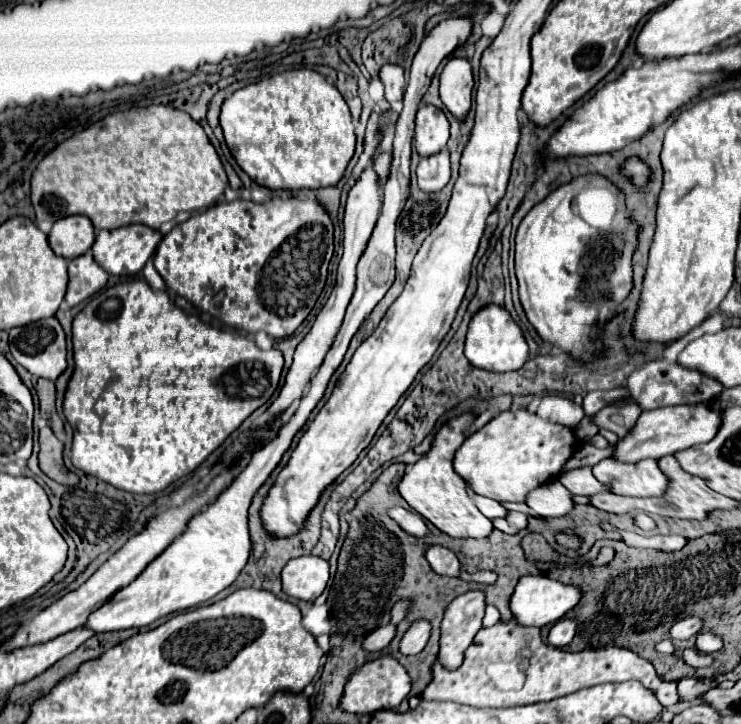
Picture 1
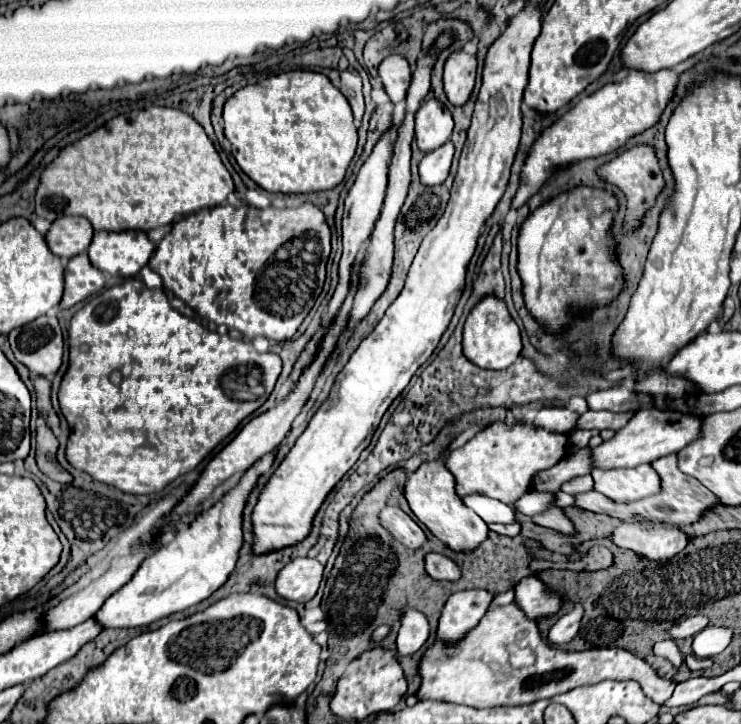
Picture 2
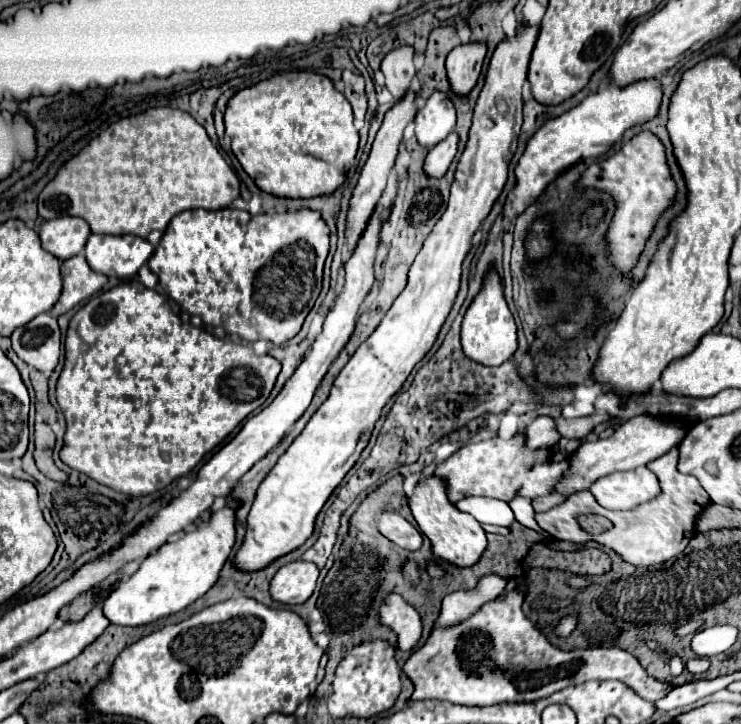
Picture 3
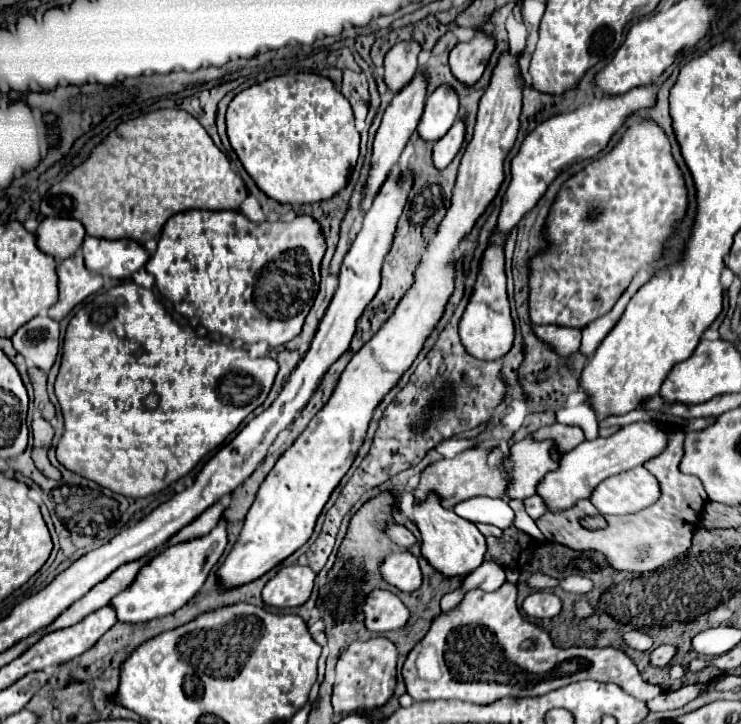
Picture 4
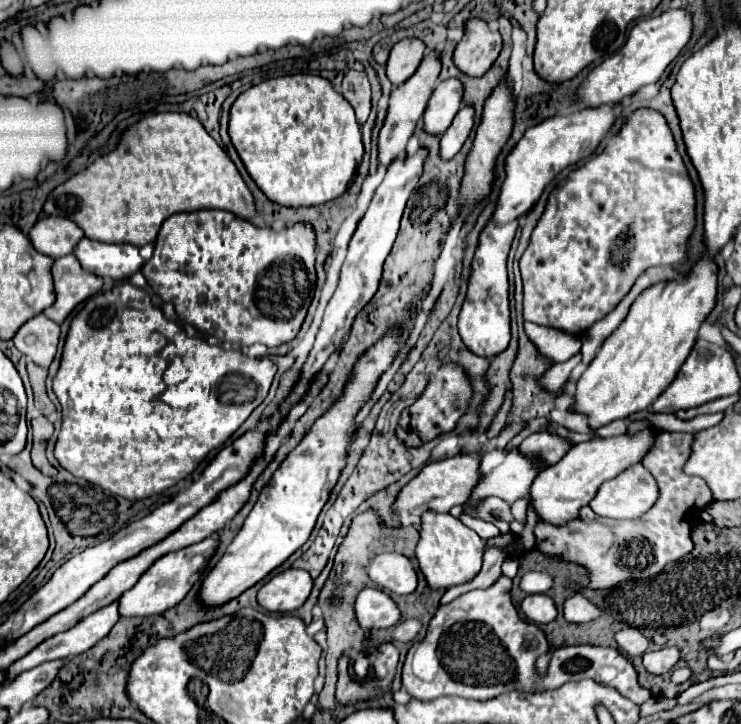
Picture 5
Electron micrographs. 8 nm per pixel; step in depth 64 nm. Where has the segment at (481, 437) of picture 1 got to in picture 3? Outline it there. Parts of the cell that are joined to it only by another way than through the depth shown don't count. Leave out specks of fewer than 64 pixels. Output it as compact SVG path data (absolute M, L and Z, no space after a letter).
M524 432L514 434L512 438L490 436L486 440L466 444L454 452L446 462L436 466L436 474L448 480L448 498L452 502L458 502L466 496L490 496L510 502L518 494L526 472L530 472L534 466L550 462L552 454L554 448L528 446Z

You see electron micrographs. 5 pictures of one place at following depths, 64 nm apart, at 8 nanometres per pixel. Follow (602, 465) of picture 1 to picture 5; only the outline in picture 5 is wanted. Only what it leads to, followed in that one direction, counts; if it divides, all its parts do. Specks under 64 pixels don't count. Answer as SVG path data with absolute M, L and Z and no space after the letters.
M636 464L616 478L604 482L590 502L590 508L598 516L632 520L642 516L658 500L658 486L654 476Z

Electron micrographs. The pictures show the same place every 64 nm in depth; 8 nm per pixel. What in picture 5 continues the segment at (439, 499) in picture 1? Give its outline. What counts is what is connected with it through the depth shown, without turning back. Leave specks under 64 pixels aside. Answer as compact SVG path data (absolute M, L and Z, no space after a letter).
M424 512L420 518L420 542L416 546L416 560L424 572L430 588L452 588L456 584L472 580L482 566L484 540L468 526L450 514Z

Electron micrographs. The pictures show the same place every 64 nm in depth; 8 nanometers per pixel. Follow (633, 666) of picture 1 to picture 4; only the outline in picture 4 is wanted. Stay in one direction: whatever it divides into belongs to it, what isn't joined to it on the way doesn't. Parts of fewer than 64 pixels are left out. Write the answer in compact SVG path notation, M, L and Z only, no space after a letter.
M510 582L492 594L470 590L456 612L440 614L404 662L402 676L408 694L414 700L452 698L472 704L492 704L506 696L542 696L586 678L616 682L642 702L662 694L658 684L642 680L632 658L618 648L556 648L546 630L520 614L516 596L518 588Z

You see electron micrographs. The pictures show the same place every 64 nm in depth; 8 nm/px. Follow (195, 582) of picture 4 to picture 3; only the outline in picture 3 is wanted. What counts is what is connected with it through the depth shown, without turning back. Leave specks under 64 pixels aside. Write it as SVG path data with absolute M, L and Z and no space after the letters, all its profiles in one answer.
M224 506L220 510L210 510L210 514L198 520L192 530L184 532L180 540L166 542L156 552L150 552L140 568L114 588L108 600L104 600L104 616L110 624L142 626L188 608L218 582L224 564L230 560L234 544L236 508Z

